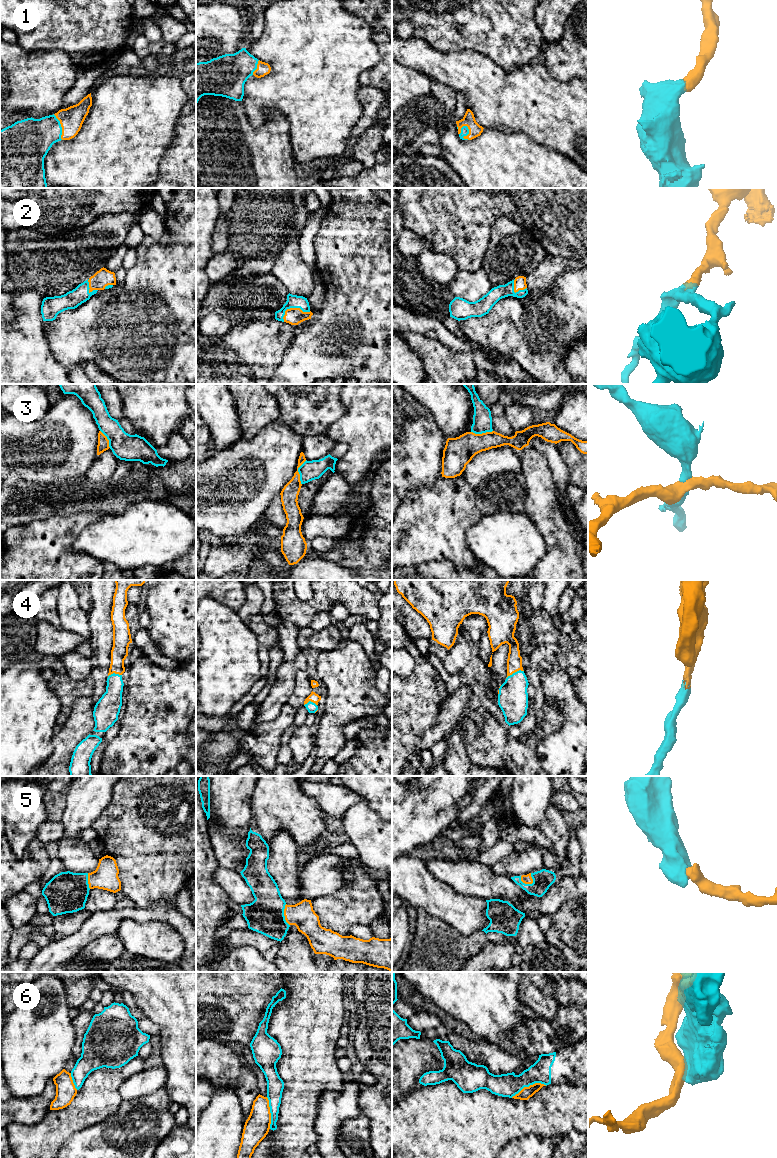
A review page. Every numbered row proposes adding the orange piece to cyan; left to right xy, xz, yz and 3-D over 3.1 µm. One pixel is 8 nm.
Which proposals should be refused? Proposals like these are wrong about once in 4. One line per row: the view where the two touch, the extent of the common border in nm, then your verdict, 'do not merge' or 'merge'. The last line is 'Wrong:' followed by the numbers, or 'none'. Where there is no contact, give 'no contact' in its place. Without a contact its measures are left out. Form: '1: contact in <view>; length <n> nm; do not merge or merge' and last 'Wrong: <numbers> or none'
1: contact in yz; length 130 nm; merge
2: contact in xz; length 240 nm; merge
3: contact in xz; length 200 nm; do not merge
4: contact in yz; length 160 nm; merge
5: contact in yz; length 120 nm; merge
6: contact in yz; length 300 nm; do not merge
Wrong: 3, 6

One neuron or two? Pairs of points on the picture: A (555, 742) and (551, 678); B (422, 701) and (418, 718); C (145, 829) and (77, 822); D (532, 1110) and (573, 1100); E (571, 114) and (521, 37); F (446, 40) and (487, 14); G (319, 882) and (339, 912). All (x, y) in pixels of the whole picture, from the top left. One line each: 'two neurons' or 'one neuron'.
A: one neuron
B: one neuron
C: two neurons
D: one neuron
E: two neurons
F: one neuron
G: two neurons

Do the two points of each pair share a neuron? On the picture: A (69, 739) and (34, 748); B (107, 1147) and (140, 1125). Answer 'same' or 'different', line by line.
A: different
B: same

